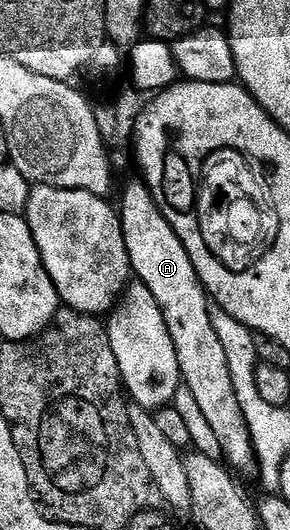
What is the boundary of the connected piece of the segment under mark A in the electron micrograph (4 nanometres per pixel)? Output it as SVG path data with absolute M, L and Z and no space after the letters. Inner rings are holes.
M144 182L125 185L124 196L118 202L118 214L126 241L126 253L130 253L133 276L144 283L150 293L154 293L154 301L158 301L162 309L166 329L170 329L170 337L178 353L178 369L183 386L194 393L194 401L198 401L202 417L206 417L206 422L210 424L227 466L237 476L255 476L258 460L256 445L252 442L252 429L230 377L226 349L222 349L222 341L218 341L218 333L214 333L214 325L210 321L210 296L200 283L190 261L190 253L186 253L178 233L174 233L170 221L166 221L162 209L158 209Z

